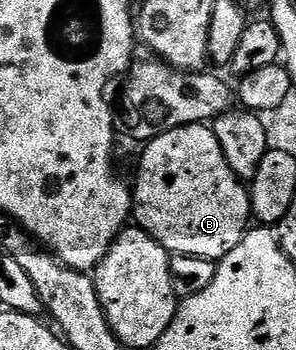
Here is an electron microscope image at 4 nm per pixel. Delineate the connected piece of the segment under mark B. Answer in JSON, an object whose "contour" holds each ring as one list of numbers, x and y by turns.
{"contour":[[211,125,179,126,147,143,143,150,140,179,134,182,135,225,154,236,172,256,185,254,219,260,234,252,250,229,252,200,249,187,230,168]]}

